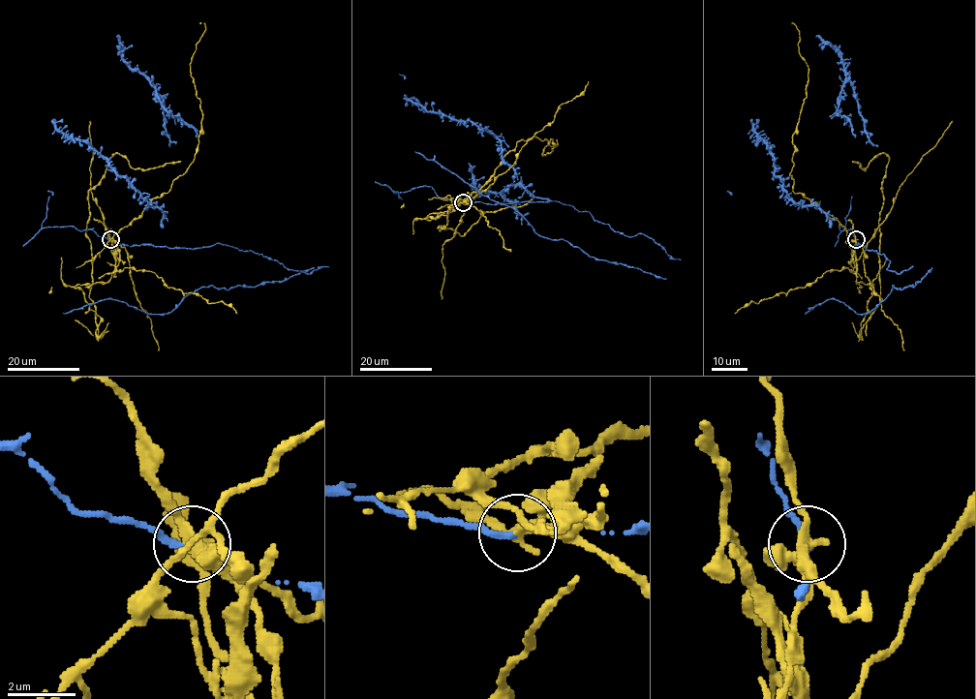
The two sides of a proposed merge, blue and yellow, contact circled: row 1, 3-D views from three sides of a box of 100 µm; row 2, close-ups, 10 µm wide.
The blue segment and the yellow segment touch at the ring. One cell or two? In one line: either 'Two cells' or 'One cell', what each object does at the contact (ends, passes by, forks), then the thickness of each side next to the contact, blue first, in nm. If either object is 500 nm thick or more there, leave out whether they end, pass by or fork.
Two cells. At the ring blue ends. At the ring yellow forks. Thickness 190 nm (blue) against 280 nm

